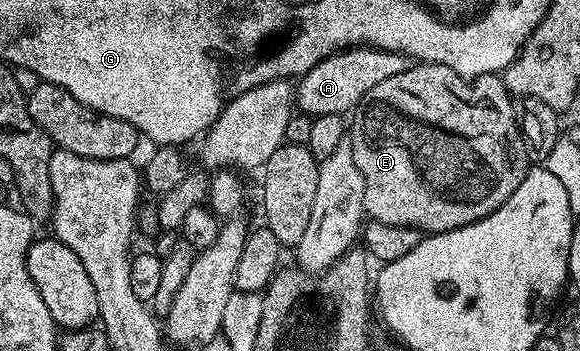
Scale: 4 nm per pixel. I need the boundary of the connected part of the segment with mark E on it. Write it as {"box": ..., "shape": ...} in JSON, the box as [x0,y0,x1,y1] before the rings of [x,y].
{"box":[346,62,530,235],"shape":[[[417,62],[410,69],[397,73],[387,81],[374,85],[358,106],[350,112],[350,126],[346,131],[346,142],[352,147],[354,162],[358,164],[358,173],[362,173],[364,182],[364,214],[373,223],[382,225],[406,225],[418,229],[428,235],[437,235],[443,231],[453,231],[459,227],[470,225],[490,213],[494,213],[522,185],[526,173],[530,169],[530,160],[526,153],[526,145],[520,136],[520,126],[516,124],[512,104],[513,96],[504,88],[503,78],[499,74],[479,75],[477,79],[464,79],[454,69],[437,63]]]}

